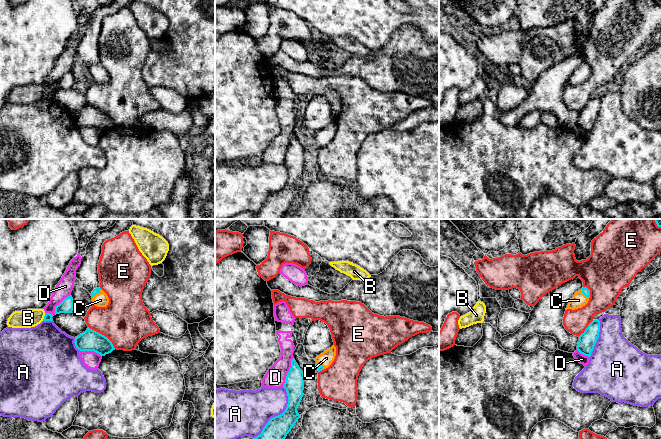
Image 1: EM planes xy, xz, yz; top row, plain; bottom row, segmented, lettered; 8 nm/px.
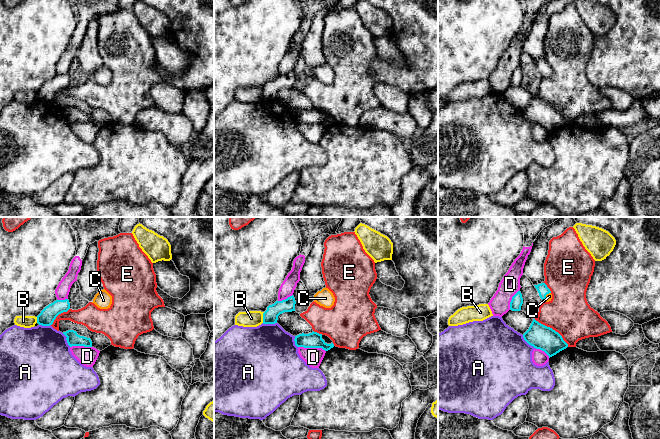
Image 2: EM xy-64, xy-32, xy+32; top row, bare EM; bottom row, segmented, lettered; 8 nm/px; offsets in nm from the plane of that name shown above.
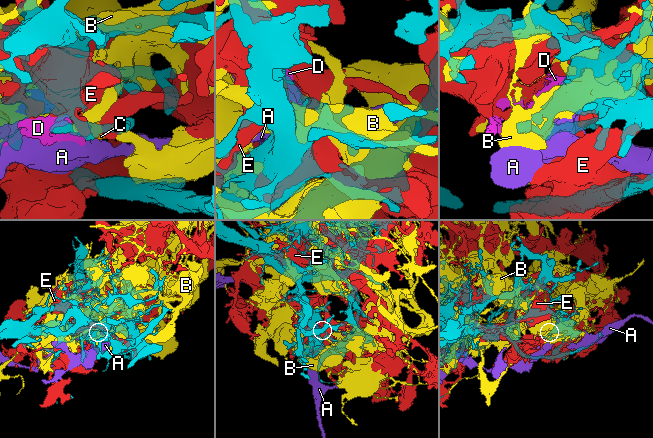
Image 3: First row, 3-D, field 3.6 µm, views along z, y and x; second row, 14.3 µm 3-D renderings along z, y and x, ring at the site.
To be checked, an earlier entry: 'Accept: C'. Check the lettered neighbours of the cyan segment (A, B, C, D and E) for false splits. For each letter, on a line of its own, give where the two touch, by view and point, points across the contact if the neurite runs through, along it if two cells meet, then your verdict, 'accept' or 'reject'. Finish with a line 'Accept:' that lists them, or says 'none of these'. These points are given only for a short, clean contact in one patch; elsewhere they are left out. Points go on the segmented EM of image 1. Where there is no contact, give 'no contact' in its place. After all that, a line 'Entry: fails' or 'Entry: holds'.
A: meets cyan in xz at (278, 415); reject
B: meets cyan in xy at (44, 317); reject
C: meets cyan in yz at (584, 294); runs through yz (585, 290), (584, 294), (578, 300); accept
D: meets cyan in xy at (55, 307); reject
E: meets cyan in xy at (103, 335); reject
Accept: C
Entry: holds

